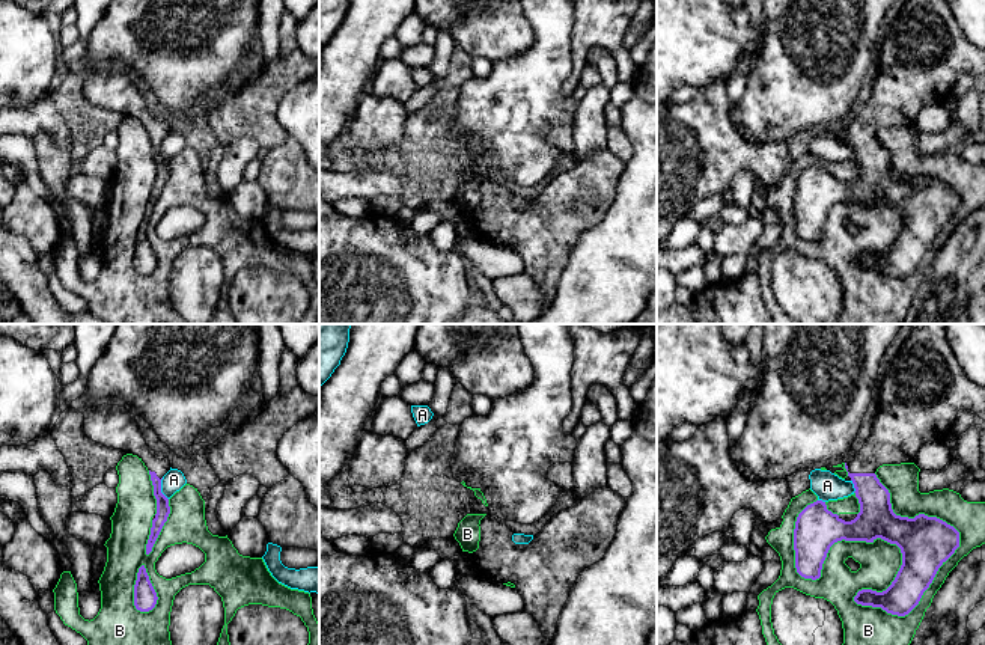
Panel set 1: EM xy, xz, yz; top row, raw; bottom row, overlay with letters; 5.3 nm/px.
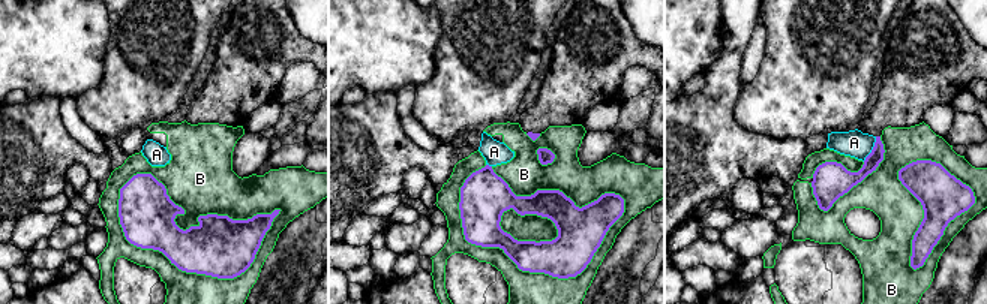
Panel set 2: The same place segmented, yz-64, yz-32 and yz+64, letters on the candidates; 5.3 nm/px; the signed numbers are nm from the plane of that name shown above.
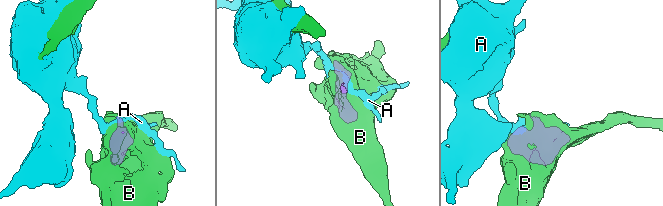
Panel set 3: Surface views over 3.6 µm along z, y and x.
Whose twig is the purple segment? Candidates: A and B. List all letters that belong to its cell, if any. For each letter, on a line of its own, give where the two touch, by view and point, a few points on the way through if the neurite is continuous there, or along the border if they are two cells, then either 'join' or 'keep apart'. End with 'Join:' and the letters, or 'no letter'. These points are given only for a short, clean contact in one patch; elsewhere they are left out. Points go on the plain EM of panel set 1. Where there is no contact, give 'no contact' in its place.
A: contact xy (160, 151); keep apart
B: contact yz (902, 222); keep apart
Join: no letter

